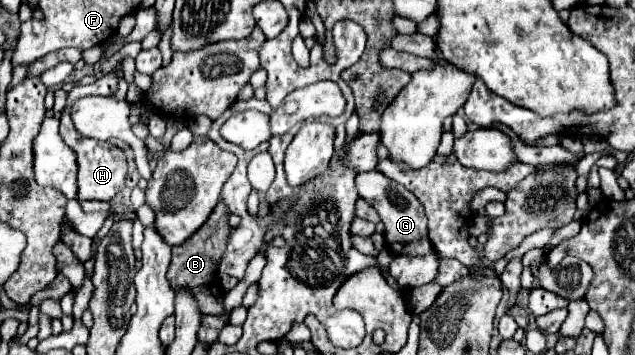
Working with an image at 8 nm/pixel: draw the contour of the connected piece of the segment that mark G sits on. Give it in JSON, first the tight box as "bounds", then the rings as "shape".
{"bounds":[354,169,434,257],"shape":[[[376,169],[358,173],[354,181],[360,197],[366,199],[378,211],[384,223],[384,241],[388,251],[392,251],[392,255],[400,257],[402,253],[406,257],[424,257],[426,253],[434,253],[434,245],[430,245],[430,239],[428,239],[424,205],[418,201],[418,197],[414,197],[414,193],[410,193],[406,187],[398,185],[396,181],[386,179],[386,175],[378,173]]]}

